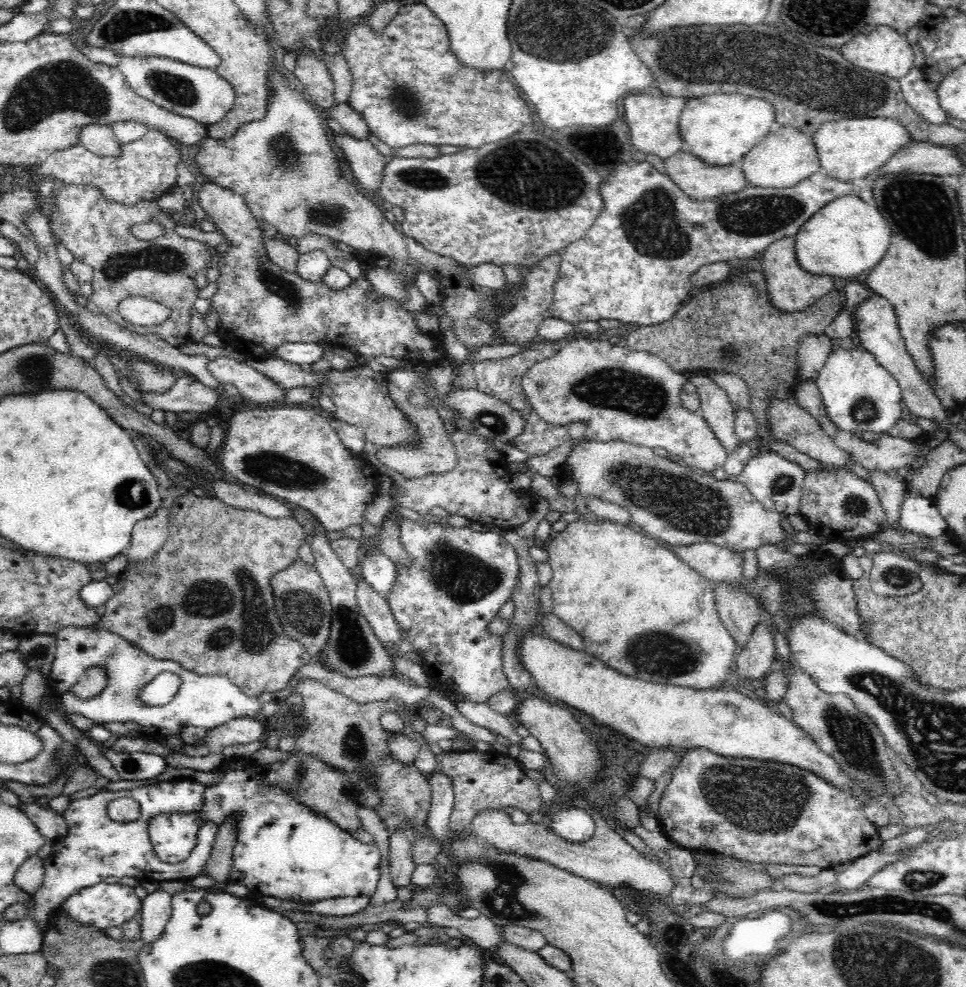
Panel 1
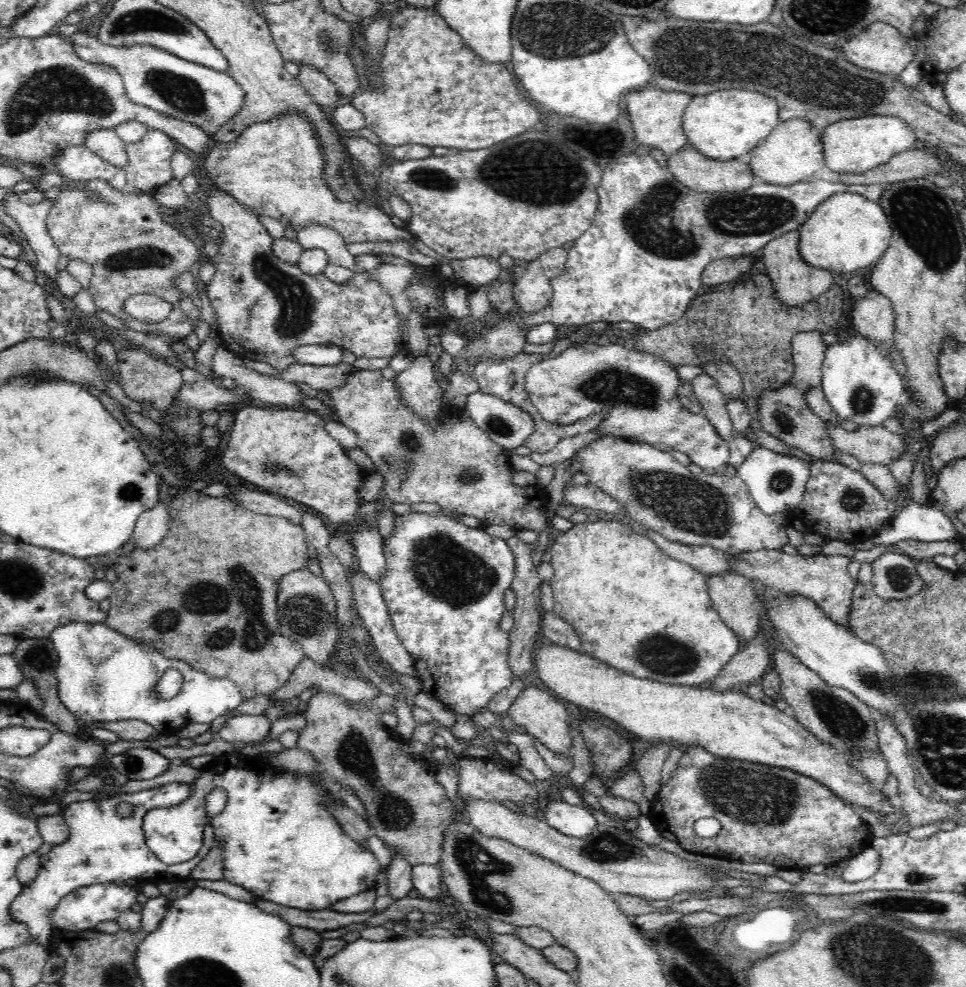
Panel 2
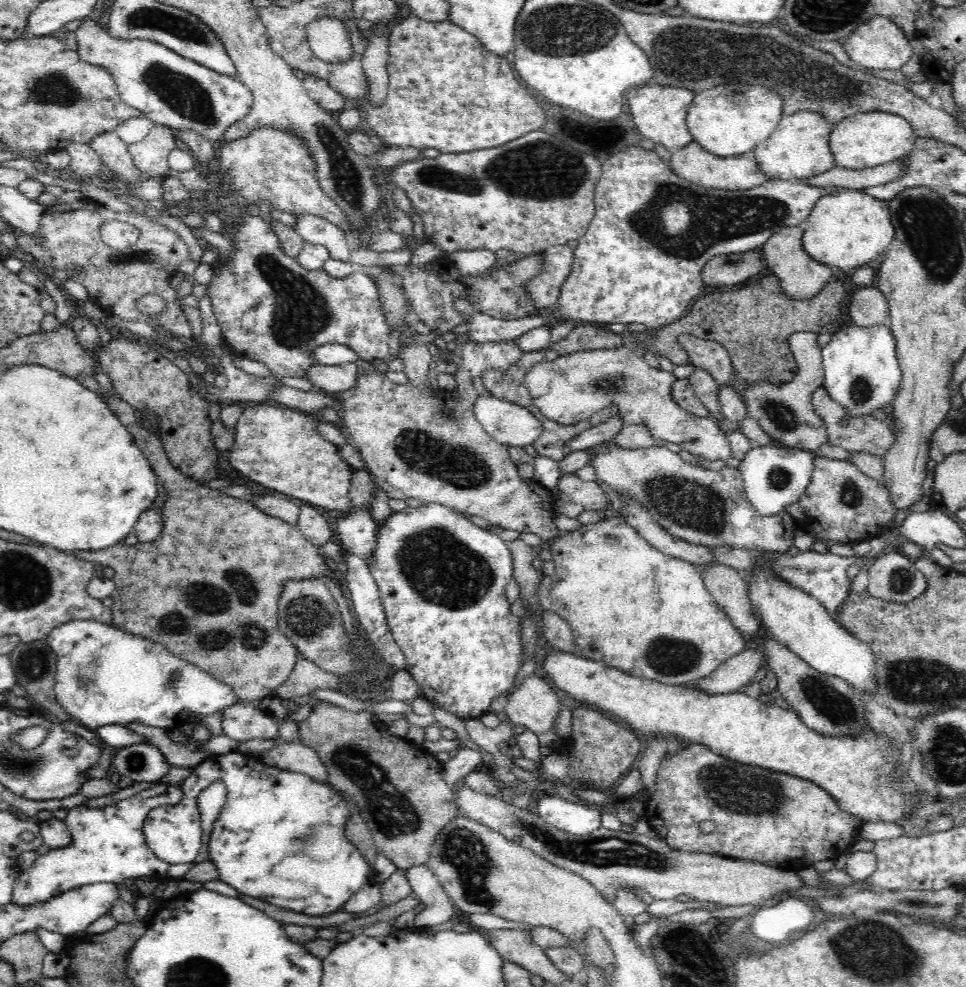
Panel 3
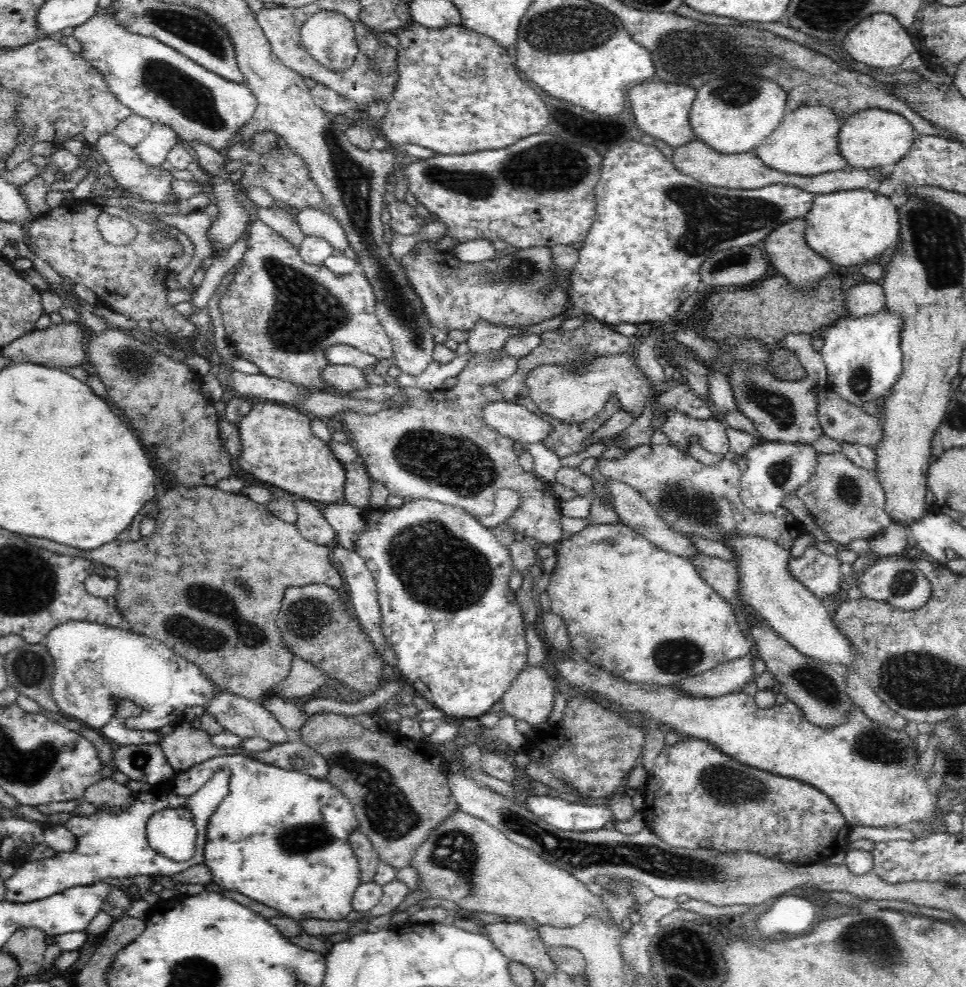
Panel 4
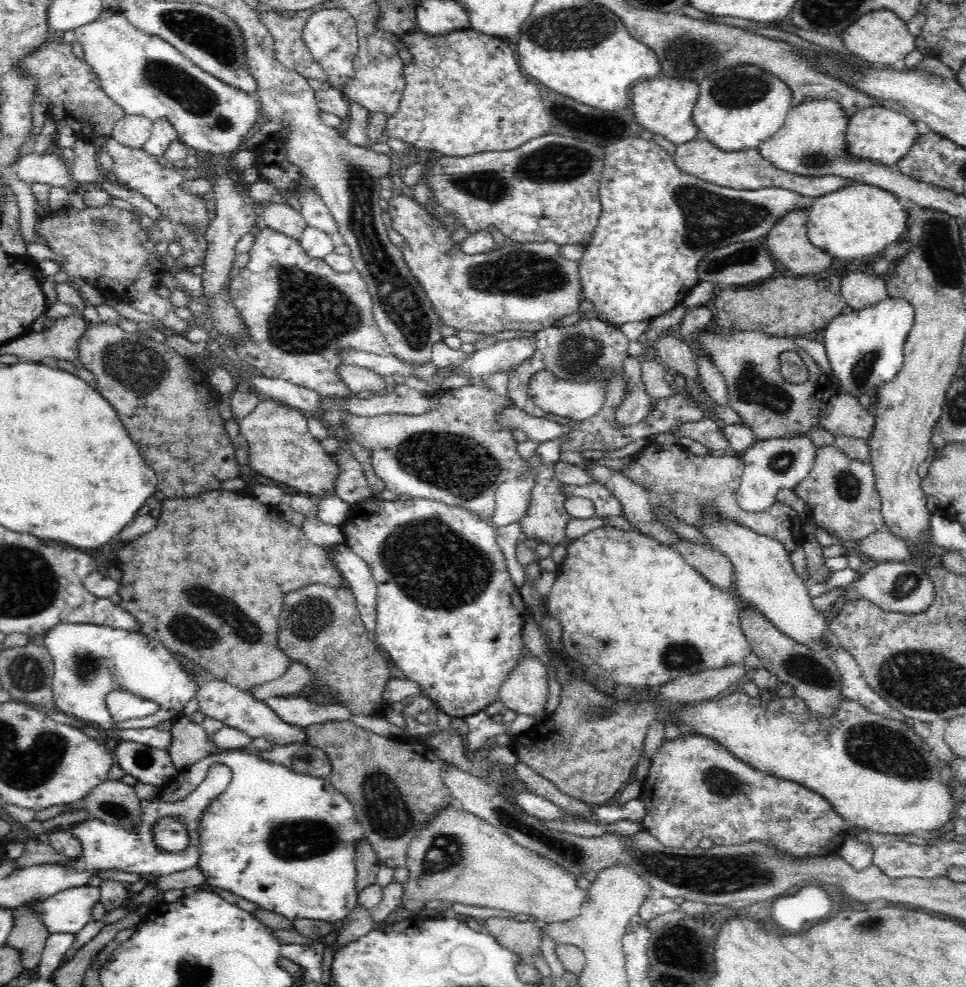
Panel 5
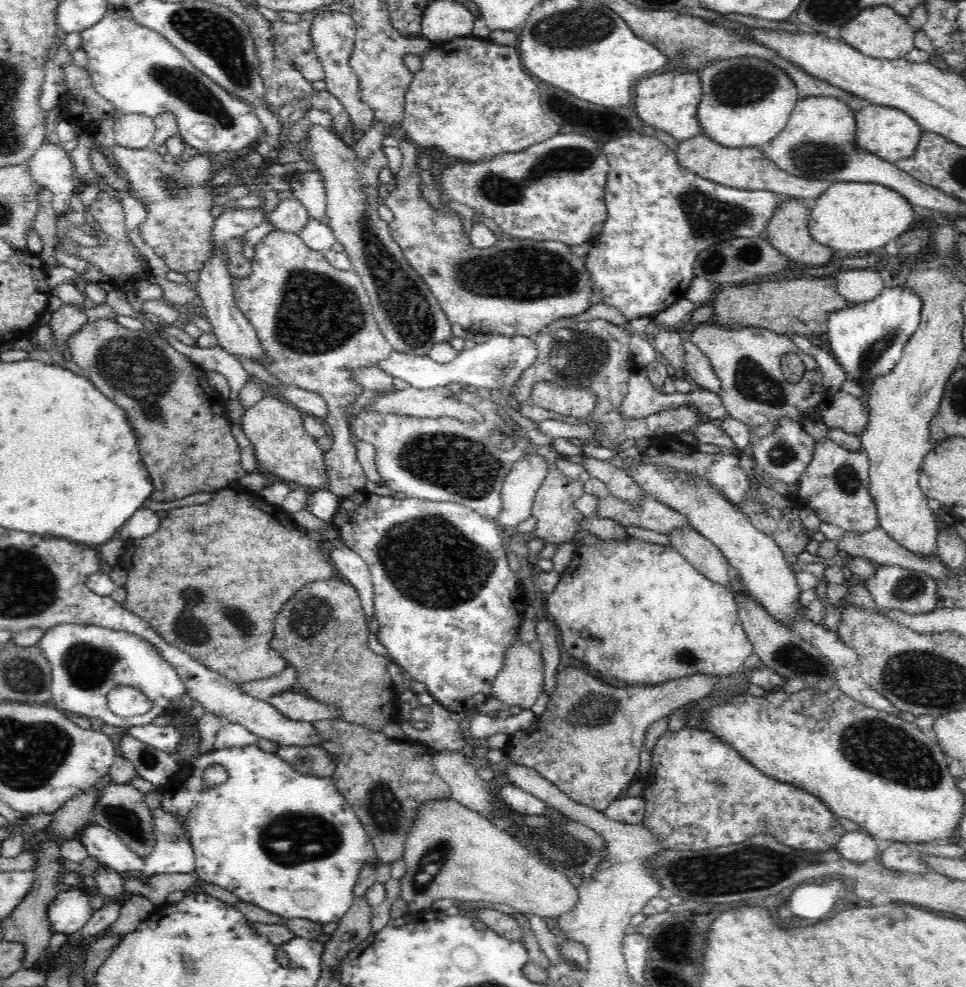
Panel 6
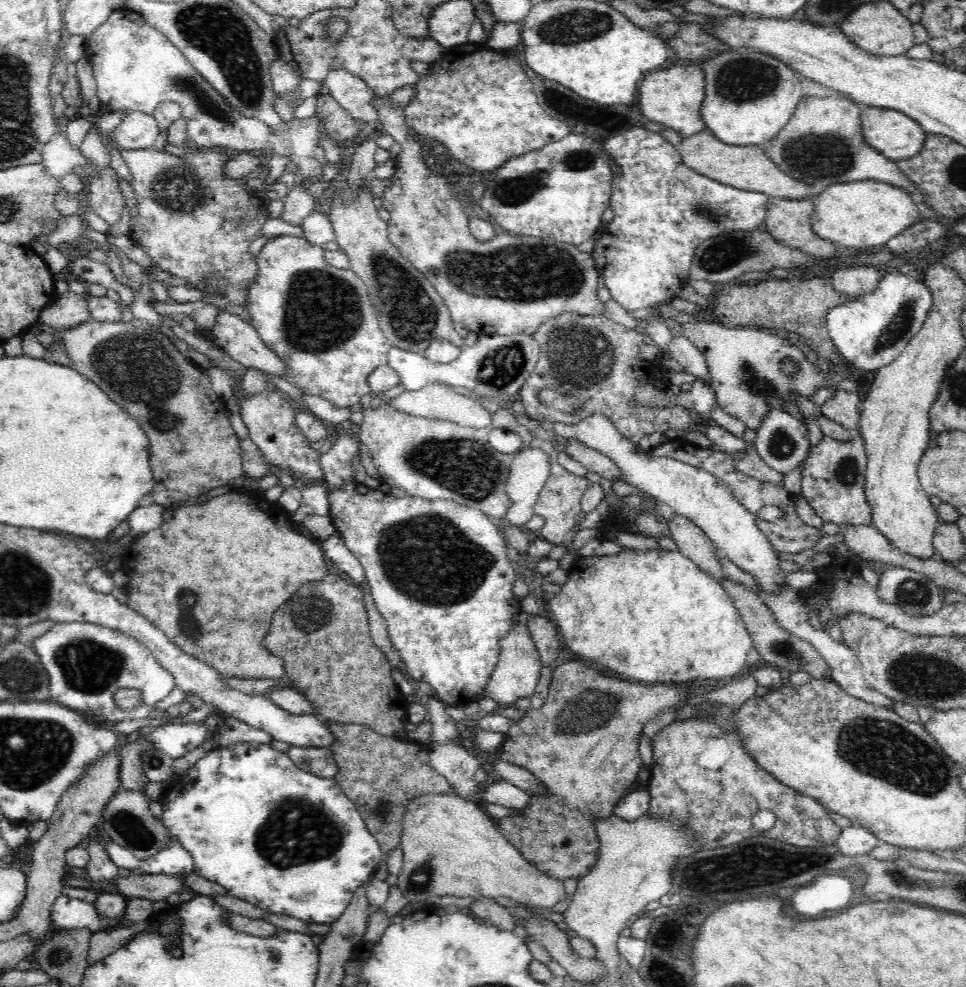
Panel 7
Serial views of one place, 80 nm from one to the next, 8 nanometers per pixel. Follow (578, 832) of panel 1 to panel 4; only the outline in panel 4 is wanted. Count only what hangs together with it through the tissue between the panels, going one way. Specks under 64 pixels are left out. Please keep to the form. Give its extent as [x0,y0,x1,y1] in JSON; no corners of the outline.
[526,795,614,833]

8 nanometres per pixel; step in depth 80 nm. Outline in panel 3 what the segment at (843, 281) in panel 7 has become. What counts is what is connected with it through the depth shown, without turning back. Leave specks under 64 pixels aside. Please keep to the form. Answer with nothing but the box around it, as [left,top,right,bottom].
[847,288,891,327]

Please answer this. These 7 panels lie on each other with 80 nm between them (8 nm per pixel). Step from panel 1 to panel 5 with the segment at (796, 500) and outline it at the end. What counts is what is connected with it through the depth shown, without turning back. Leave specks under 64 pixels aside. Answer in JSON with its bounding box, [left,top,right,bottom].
[737,436,817,512]

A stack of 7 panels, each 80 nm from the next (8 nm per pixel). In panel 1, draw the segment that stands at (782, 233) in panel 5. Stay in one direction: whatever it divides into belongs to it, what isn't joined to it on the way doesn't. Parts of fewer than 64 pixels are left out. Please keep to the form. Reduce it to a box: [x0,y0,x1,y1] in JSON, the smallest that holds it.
[760,236,834,312]

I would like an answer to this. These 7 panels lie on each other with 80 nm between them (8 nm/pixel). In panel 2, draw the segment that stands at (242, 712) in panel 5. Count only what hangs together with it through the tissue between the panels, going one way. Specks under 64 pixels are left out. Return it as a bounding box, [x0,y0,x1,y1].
[213,714,270,745]

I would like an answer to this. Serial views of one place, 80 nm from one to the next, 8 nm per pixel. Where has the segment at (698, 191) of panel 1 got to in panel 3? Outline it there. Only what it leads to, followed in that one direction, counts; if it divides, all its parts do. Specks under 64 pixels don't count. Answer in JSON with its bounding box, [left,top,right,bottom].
[670,141,769,190]

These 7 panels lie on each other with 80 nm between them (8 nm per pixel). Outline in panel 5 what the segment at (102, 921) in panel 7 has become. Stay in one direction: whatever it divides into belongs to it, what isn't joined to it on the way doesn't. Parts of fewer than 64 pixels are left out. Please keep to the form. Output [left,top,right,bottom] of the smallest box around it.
[35,885,99,934]

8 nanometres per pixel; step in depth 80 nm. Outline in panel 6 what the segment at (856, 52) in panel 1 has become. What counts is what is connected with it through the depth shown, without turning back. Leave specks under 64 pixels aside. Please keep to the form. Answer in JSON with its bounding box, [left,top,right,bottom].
[837,4,915,60]

